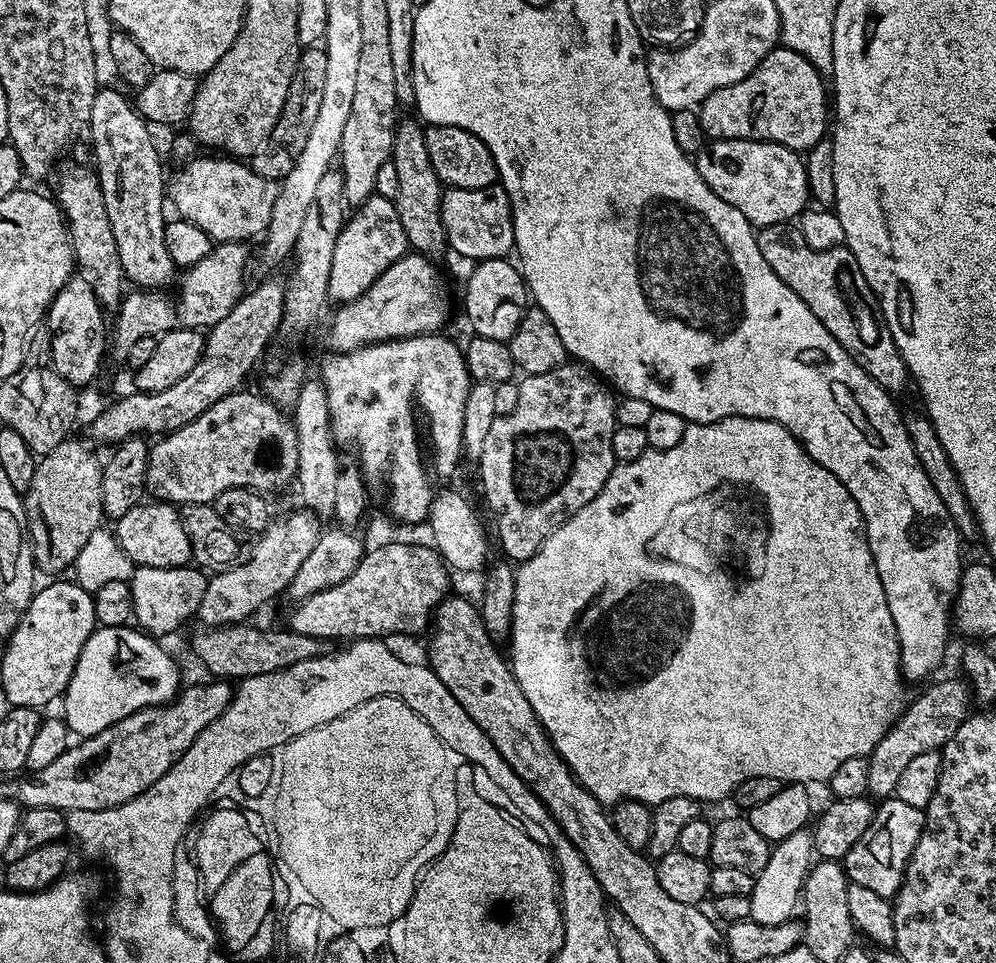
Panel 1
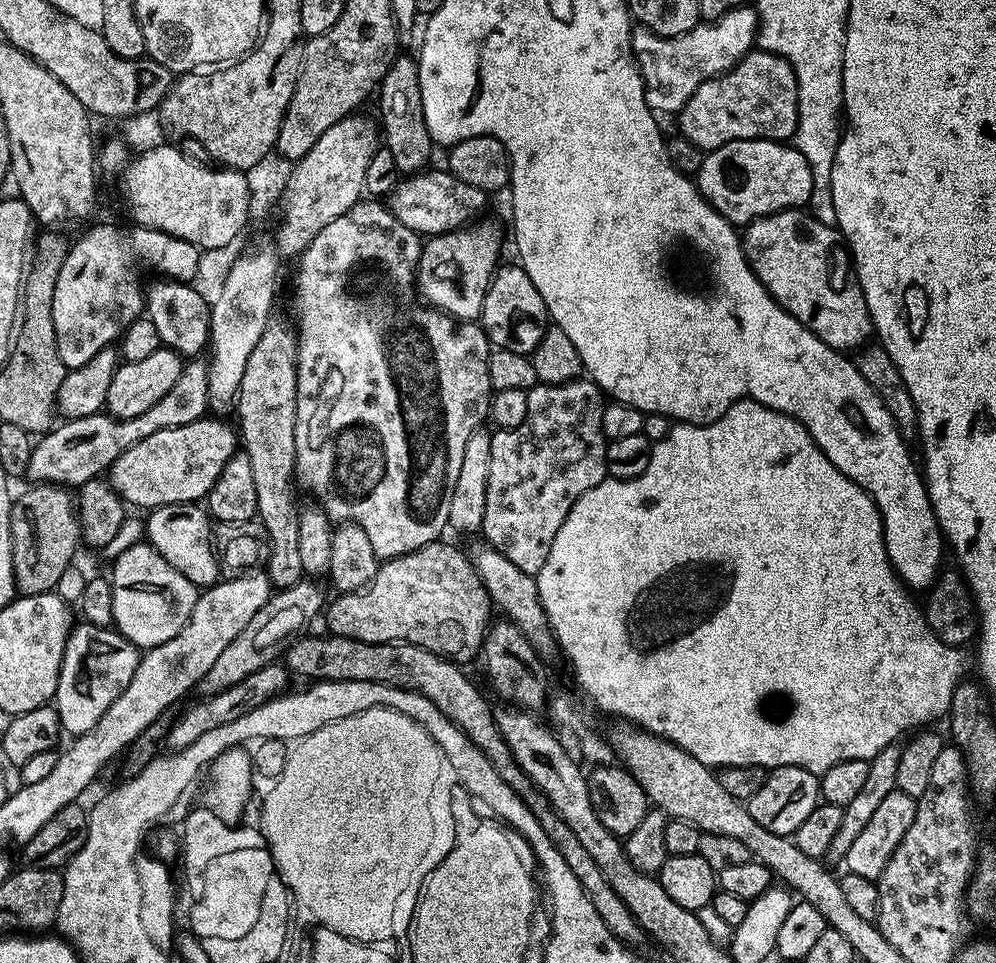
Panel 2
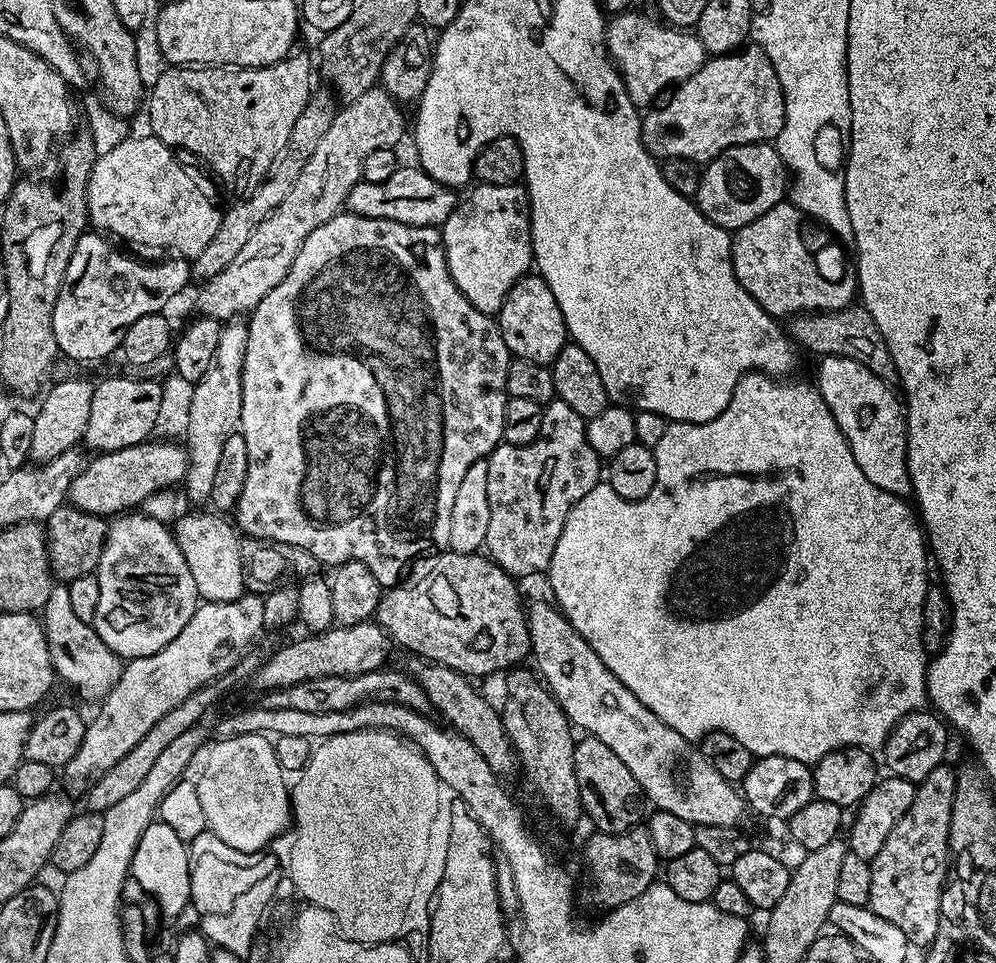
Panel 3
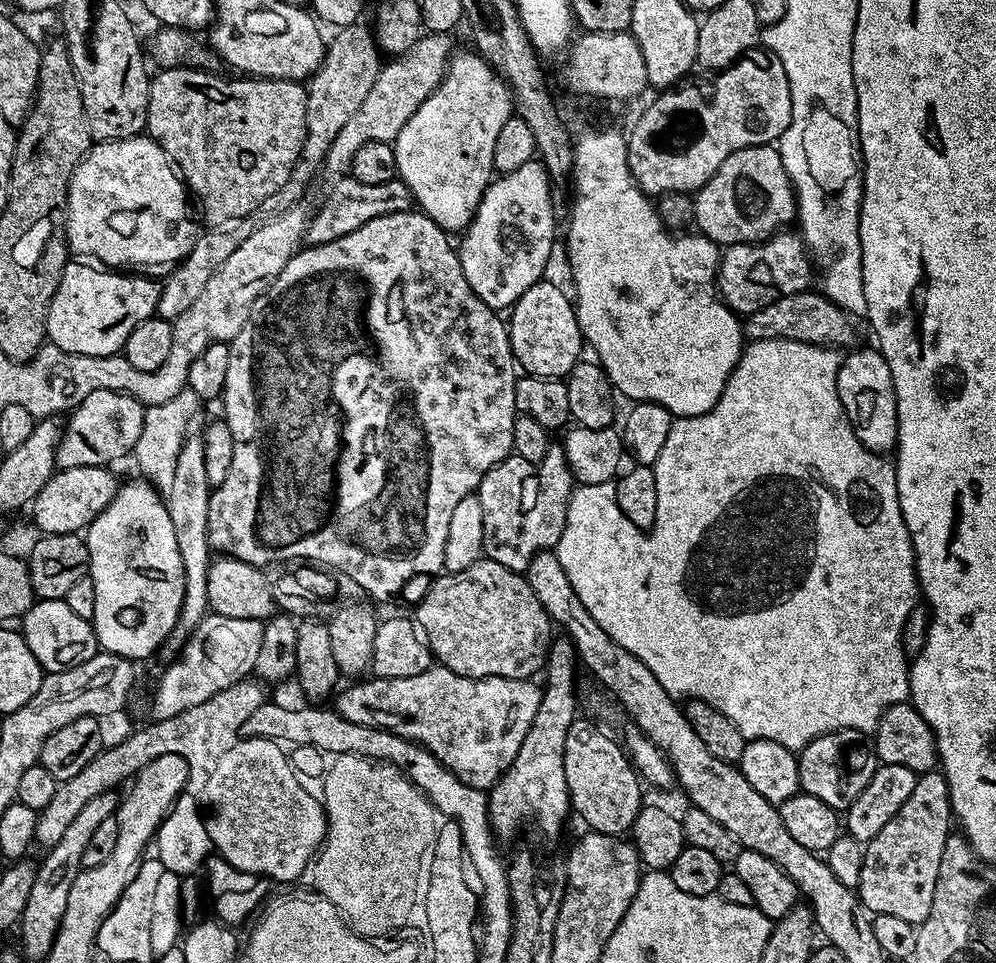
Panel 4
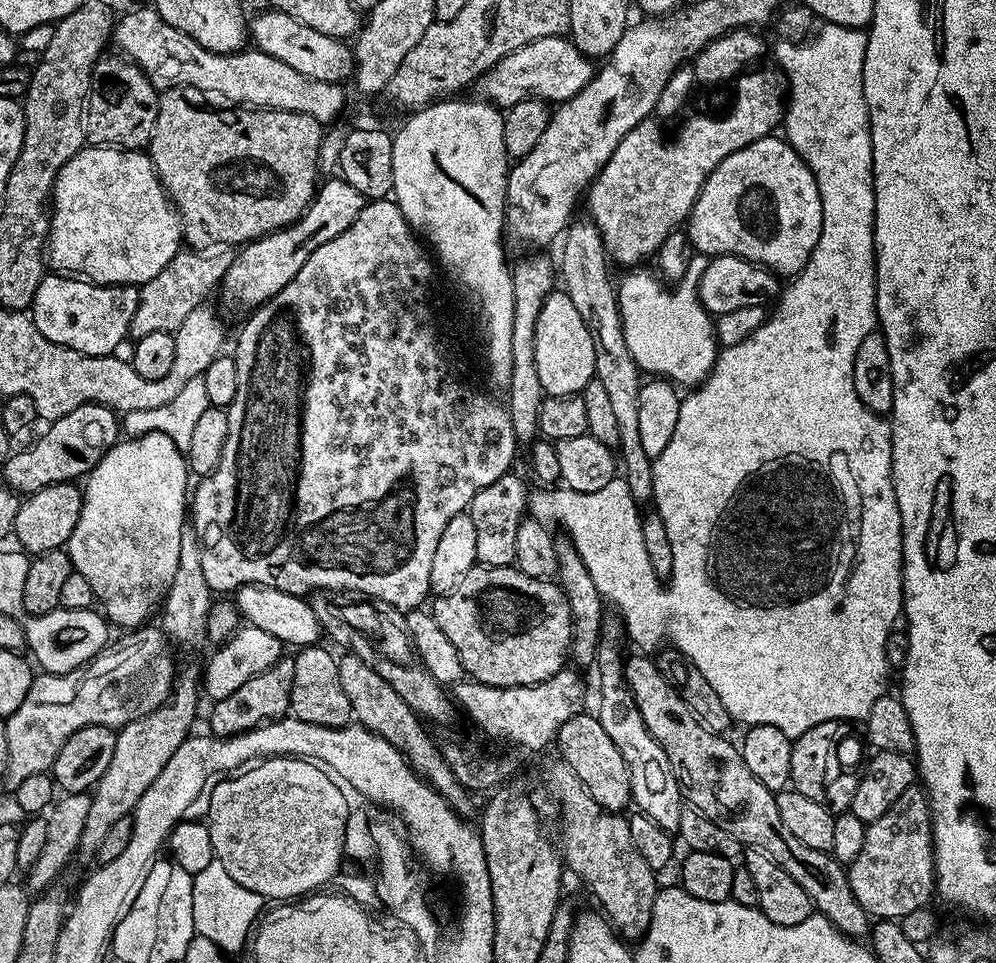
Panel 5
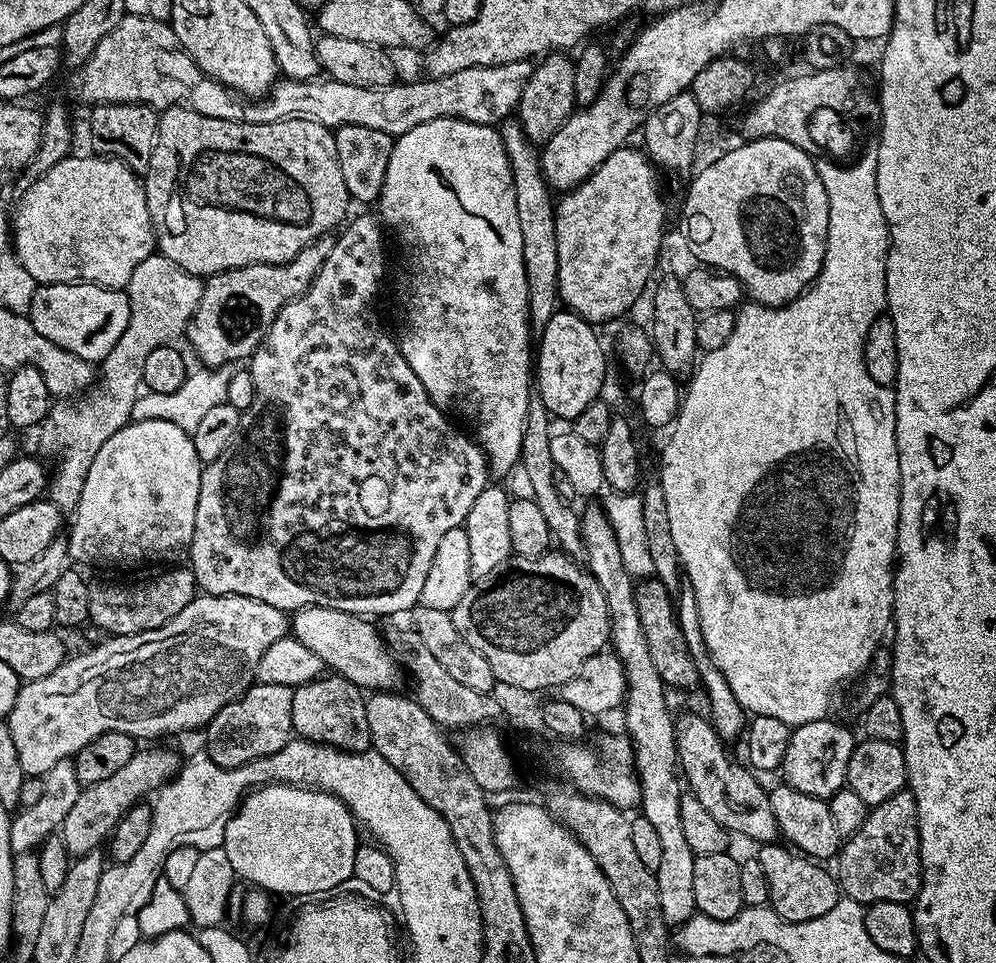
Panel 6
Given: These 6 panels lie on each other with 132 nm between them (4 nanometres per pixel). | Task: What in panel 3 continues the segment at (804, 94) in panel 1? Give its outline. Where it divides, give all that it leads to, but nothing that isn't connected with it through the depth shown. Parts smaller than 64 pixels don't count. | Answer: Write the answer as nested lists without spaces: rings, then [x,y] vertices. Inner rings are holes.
[[[749,43],[735,52],[727,52],[725,56],[705,59],[694,75],[675,85],[663,102],[649,107],[640,121],[642,143],[651,156],[682,156],[697,166],[707,166],[711,160],[718,158],[718,154],[734,146],[775,141],[783,125],[784,91],[778,82],[778,74],[763,48],[754,43]]]

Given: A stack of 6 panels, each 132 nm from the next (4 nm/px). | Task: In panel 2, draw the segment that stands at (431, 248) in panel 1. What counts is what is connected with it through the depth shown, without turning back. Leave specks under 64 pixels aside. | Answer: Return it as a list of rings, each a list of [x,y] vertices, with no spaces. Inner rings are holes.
[[[403,54],[391,61],[386,74],[380,79],[380,124],[382,144],[394,154],[394,163],[401,174],[415,174],[429,167],[428,159],[432,156],[434,141],[426,126],[426,114],[422,110],[422,86],[418,78],[419,63]]]

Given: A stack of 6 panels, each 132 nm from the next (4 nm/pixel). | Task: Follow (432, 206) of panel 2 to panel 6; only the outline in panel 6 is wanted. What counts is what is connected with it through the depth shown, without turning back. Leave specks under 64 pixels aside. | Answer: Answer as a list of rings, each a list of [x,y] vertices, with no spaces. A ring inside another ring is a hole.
[[[321,238],[294,254],[294,258],[285,264],[231,268],[229,272],[217,272],[211,277],[204,285],[196,313],[186,325],[188,344],[196,351],[197,358],[201,360],[199,363],[216,369],[224,364],[235,365],[236,360],[251,358],[278,313],[312,285],[331,249],[332,244]]]

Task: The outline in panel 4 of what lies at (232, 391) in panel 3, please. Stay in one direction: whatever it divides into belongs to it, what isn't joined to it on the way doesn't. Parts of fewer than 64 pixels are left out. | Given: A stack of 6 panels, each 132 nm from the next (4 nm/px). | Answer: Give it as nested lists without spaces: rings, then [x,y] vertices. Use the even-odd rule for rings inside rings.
[[[189,434],[185,438],[181,452],[177,456],[174,469],[174,483],[166,493],[166,503],[170,514],[170,523],[174,526],[174,538],[178,542],[178,554],[182,554],[182,570],[186,578],[186,590],[182,598],[182,610],[178,614],[176,629],[166,641],[166,648],[172,654],[179,653],[185,640],[193,630],[209,615],[207,582],[208,571],[214,559],[214,553],[208,544],[208,519],[210,518],[210,498],[213,494],[210,478],[206,474],[206,450],[204,438],[200,434]]]

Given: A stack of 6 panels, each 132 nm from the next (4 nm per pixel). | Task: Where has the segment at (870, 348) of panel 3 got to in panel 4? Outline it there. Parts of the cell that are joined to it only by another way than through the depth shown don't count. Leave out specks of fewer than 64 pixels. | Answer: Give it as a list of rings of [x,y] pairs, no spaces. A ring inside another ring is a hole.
[[[819,290],[786,294],[762,310],[754,310],[743,317],[742,327],[745,341],[793,340],[807,344],[823,344],[825,348],[848,350],[857,343],[856,324],[853,313],[839,308],[829,296]]]

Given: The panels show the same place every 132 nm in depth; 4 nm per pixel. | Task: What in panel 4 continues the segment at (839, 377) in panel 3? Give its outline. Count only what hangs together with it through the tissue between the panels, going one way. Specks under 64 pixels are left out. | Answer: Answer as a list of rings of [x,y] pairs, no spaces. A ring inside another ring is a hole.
[[[875,347],[849,351],[840,361],[838,398],[848,421],[856,429],[856,437],[872,452],[888,454],[895,449],[898,434],[898,410],[894,394],[894,378],[886,358]]]

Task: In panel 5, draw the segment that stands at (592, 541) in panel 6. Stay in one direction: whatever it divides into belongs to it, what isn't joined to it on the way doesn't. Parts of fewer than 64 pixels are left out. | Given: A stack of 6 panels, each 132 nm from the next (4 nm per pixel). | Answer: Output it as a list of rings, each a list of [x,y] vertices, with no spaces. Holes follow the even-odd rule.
[[[605,619],[604,628],[600,632],[600,649],[596,651],[595,671],[600,671],[600,712],[598,718],[602,722],[602,730],[618,746],[618,754],[626,758],[626,770],[630,770],[630,790],[635,811],[646,818],[658,822],[662,830],[678,833],[678,818],[685,808],[685,801],[680,795],[680,783],[674,778],[674,770],[670,766],[670,758],[666,758],[666,750],[658,746],[658,742],[642,722],[642,714],[638,714],[638,706],[634,702],[634,694],[628,689],[624,677],[624,665],[620,656],[620,643],[626,640],[625,627],[619,619]]]

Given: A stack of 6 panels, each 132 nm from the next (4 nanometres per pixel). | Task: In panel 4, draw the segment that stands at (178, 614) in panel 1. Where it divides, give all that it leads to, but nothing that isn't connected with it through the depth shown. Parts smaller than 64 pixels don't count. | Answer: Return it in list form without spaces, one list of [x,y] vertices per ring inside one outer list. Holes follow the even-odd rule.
[[[143,479],[132,480],[129,484],[121,483],[116,490],[116,497],[110,502],[110,506],[106,506],[106,510],[102,510],[102,514],[98,514],[98,518],[94,518],[94,522],[88,525],[86,529],[86,539],[88,542],[88,575],[92,577],[94,582],[94,614],[91,618],[92,629],[96,635],[96,643],[105,652],[112,652],[116,656],[121,656],[133,662],[144,660],[147,656],[155,654],[159,648],[167,641],[172,632],[176,629],[178,622],[178,614],[182,610],[182,598],[186,590],[186,578],[182,570],[182,554],[178,554],[178,542],[174,538],[174,526],[170,523],[170,514],[168,513],[168,505],[165,497],[157,492],[151,484]]]

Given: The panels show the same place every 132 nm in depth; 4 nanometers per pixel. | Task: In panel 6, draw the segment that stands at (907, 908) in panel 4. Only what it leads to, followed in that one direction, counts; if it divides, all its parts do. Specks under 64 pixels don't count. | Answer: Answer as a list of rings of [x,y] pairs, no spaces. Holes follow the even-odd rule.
[[[905,790],[875,805],[860,829],[843,841],[835,864],[840,891],[847,899],[865,906],[874,902],[911,905],[920,889],[920,835],[914,794]]]

